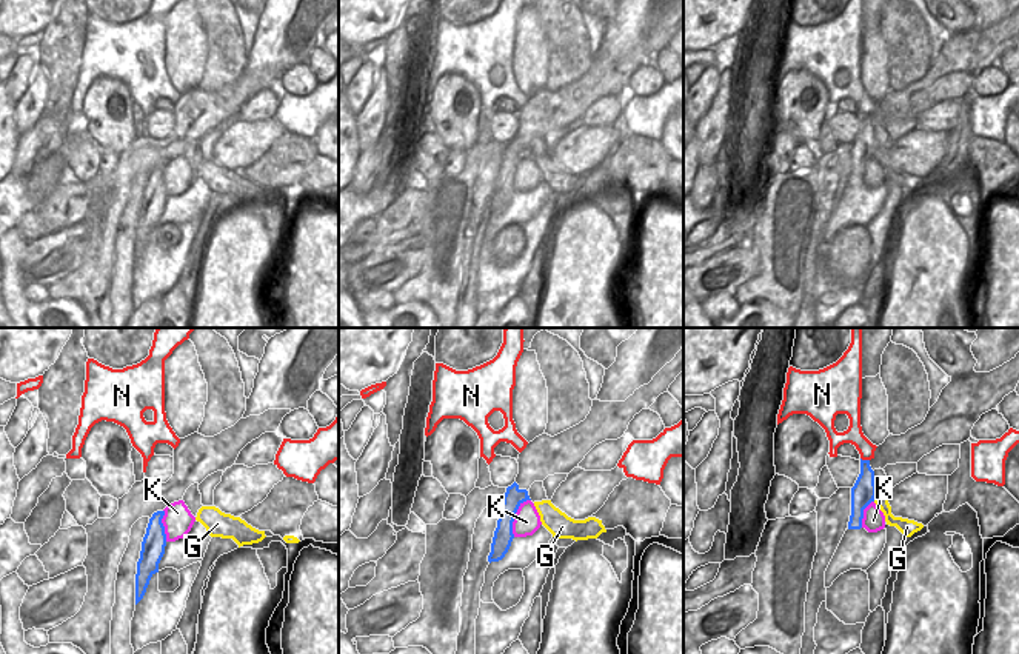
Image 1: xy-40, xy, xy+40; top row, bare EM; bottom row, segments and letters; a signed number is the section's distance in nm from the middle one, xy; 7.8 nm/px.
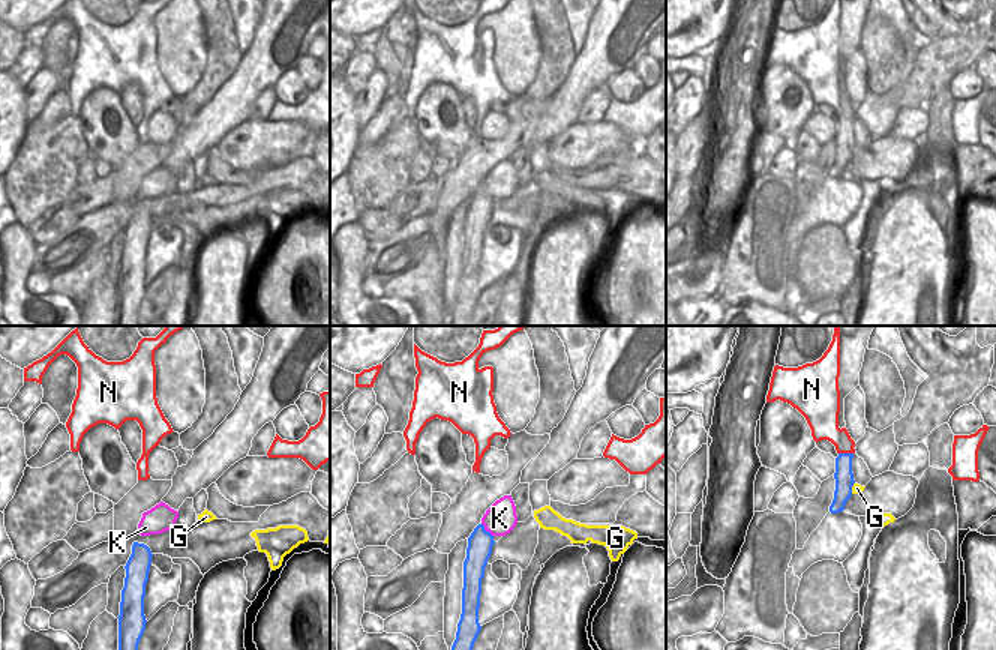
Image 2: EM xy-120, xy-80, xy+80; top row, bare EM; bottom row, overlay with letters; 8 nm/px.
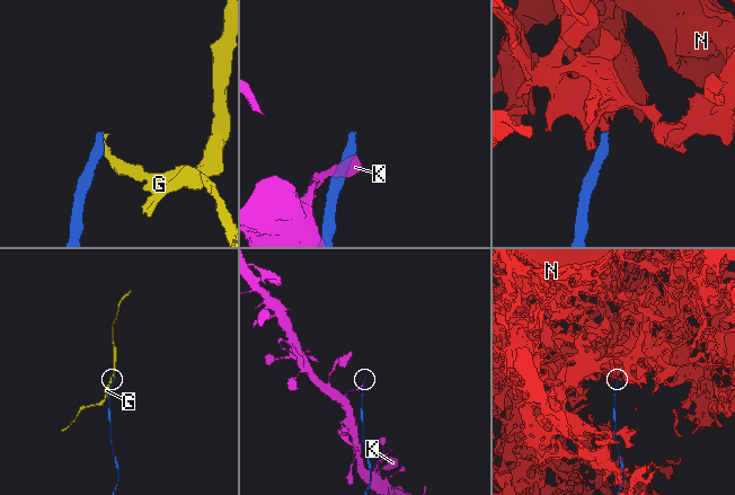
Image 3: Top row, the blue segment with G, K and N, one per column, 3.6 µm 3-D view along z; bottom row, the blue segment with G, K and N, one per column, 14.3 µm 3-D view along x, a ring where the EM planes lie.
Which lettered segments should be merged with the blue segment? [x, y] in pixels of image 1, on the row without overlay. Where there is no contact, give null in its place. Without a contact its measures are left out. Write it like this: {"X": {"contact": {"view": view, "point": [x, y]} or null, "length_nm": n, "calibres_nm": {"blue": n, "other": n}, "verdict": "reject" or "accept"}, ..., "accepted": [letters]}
{"G": {"contact": {"view": "xy+40", "point": [875, 151]}, "length_nm": 90, "calibres_nm": {"blue": 190, "other": 110}, "verdict": "reject"}, "K": {"contact": {"view": "xy", "point": [514, 171]}, "length_nm": 320, "calibres_nm": {"blue": 150, "other": 200}, "verdict": "reject"}, "N": {"contact": {"view": "xy+40", "point": [865, 116]}, "length_nm": 80, "calibres_nm": {"blue": 190, "other": 140}, "verdict": "reject"}, "accepted": []}

